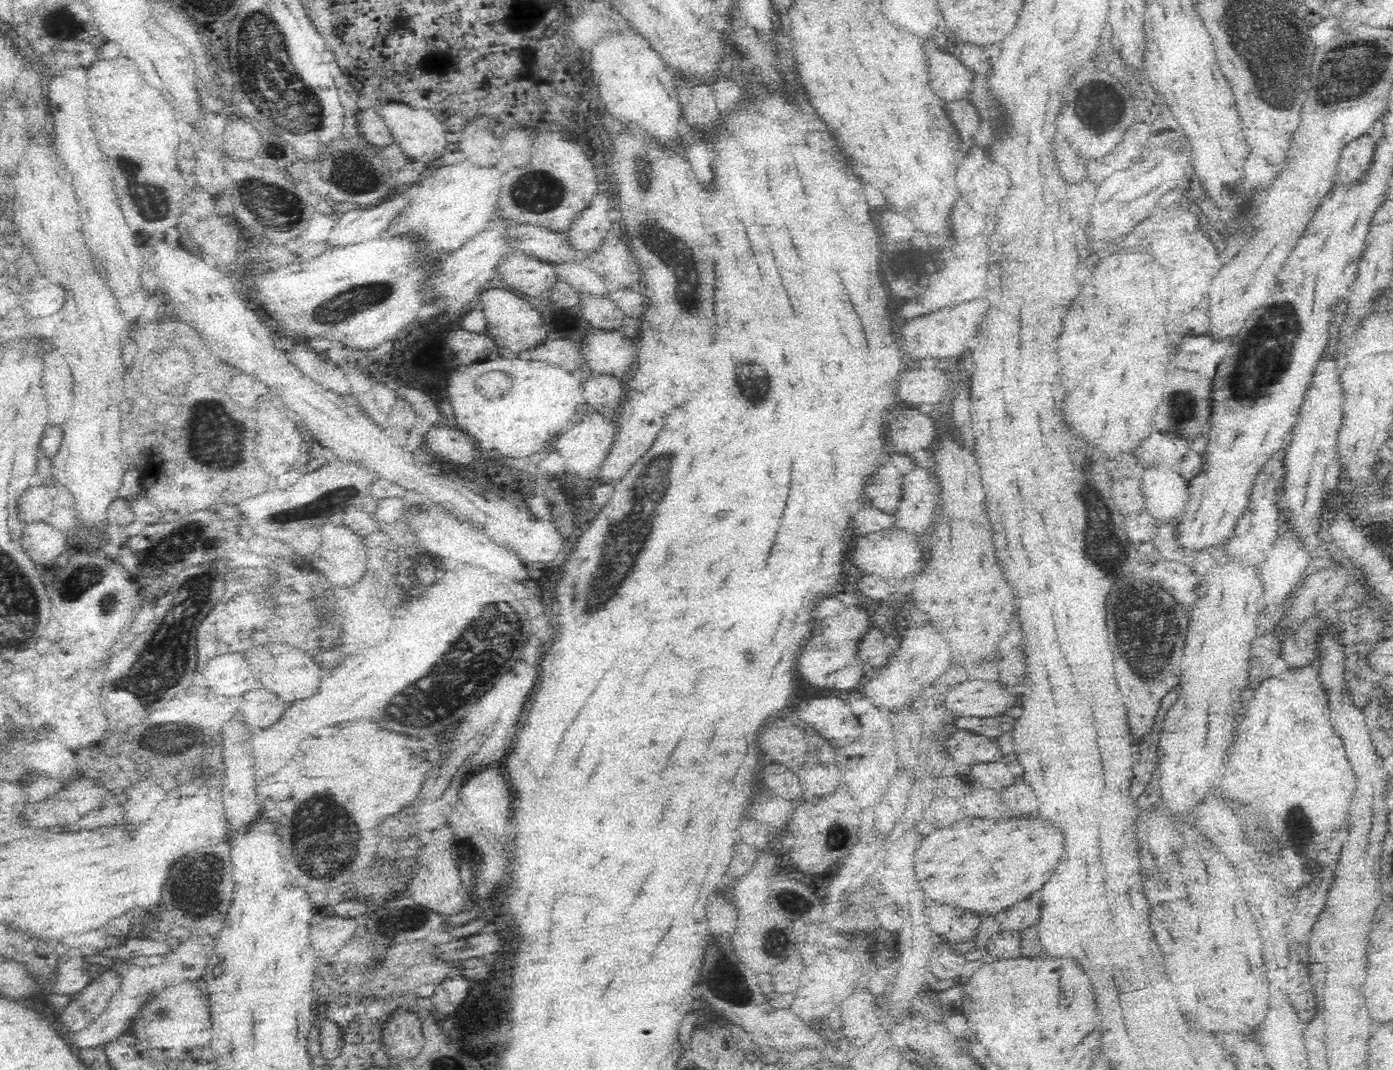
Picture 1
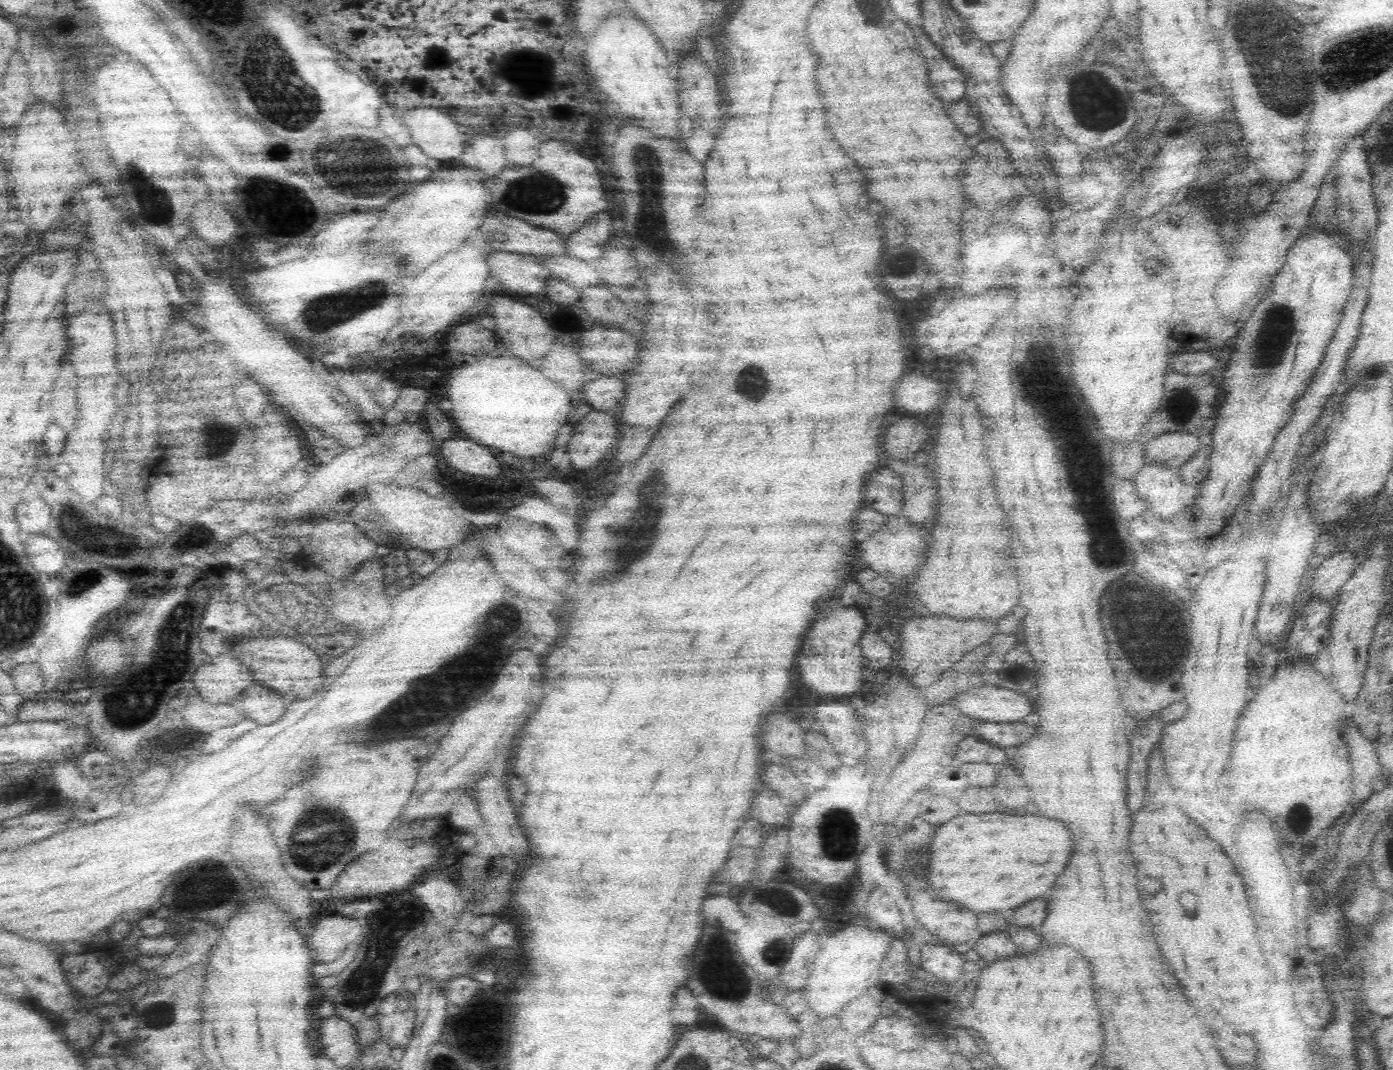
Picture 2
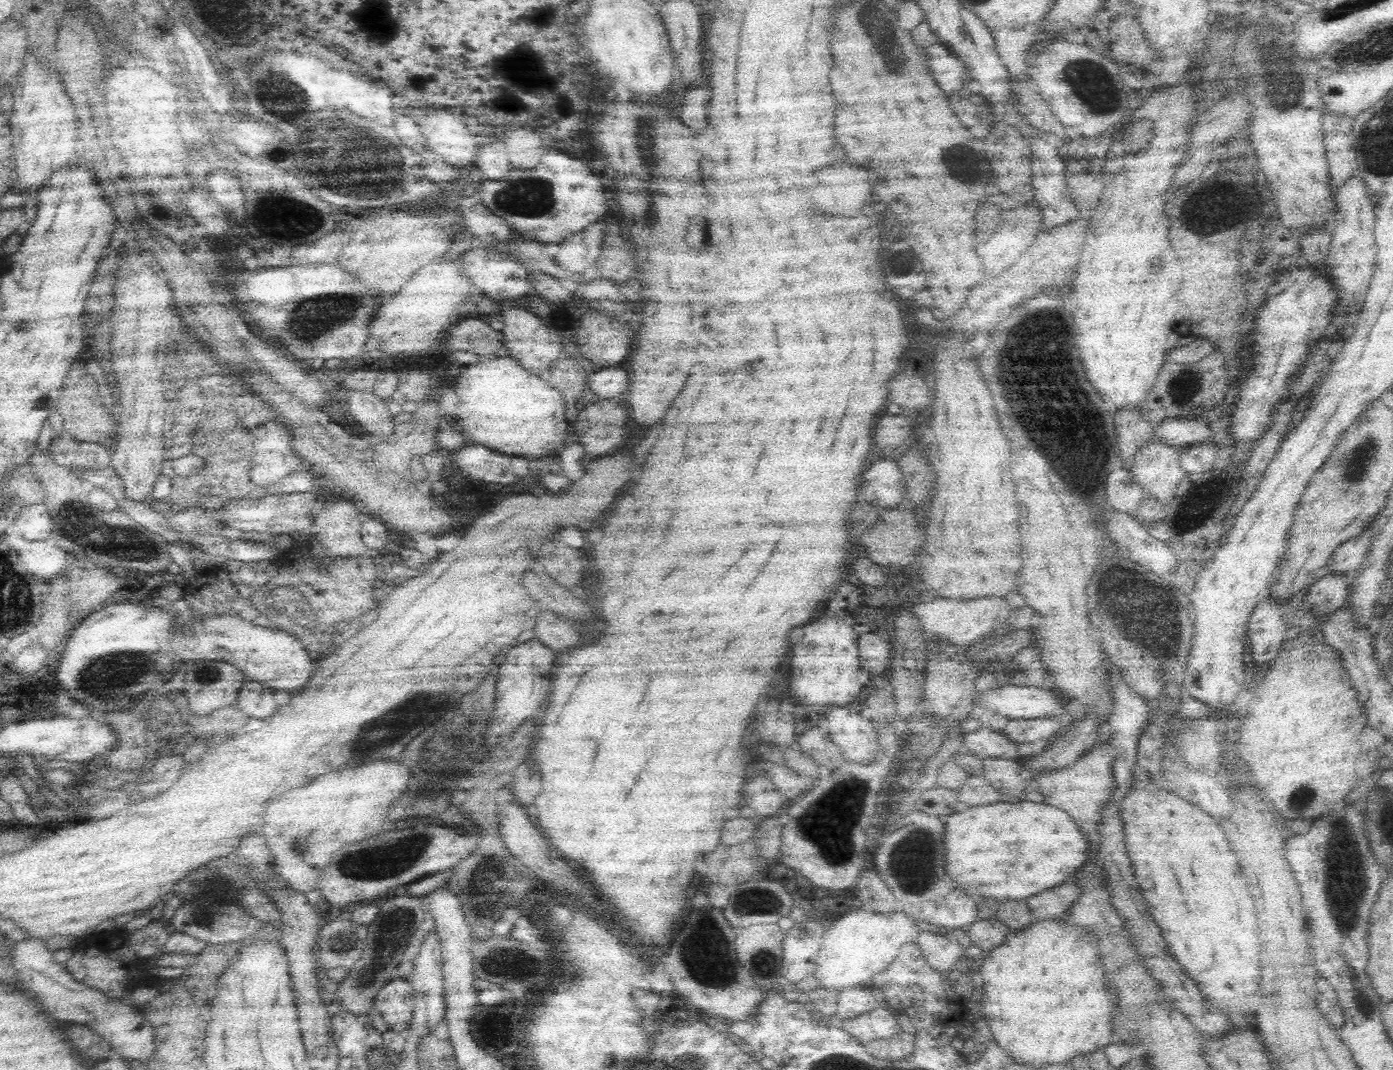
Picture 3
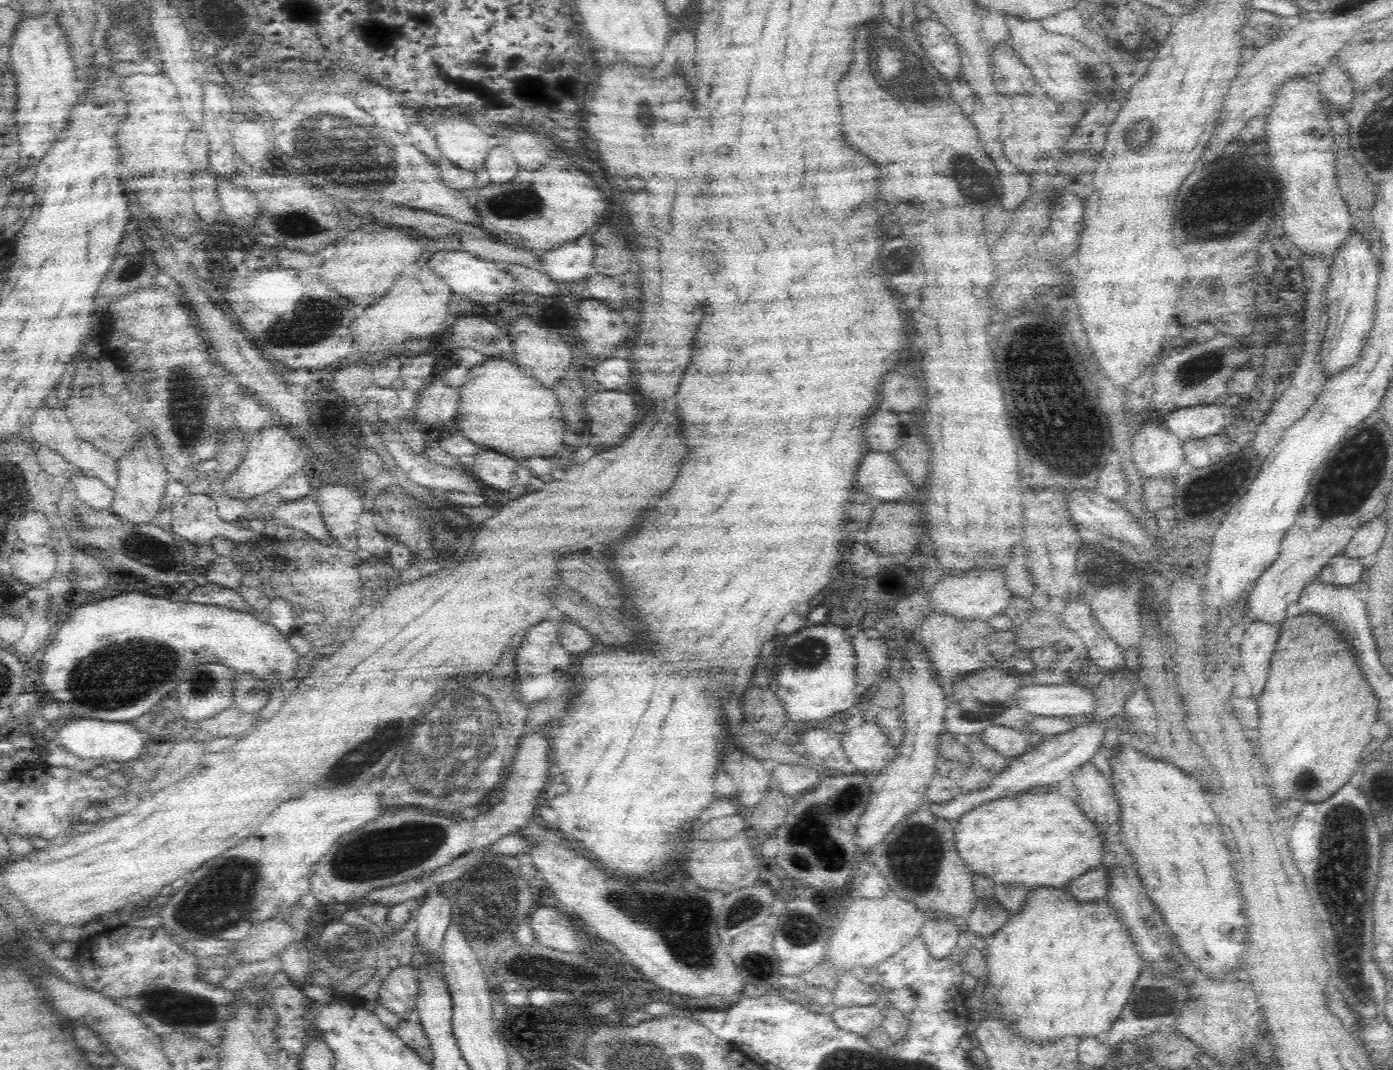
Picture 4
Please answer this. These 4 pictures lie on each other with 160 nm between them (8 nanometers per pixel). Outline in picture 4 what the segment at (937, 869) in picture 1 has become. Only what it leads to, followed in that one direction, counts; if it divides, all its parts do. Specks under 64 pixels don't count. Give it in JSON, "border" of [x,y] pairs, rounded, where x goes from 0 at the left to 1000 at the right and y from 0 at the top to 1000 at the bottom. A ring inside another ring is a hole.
{"border":[[[734,742],[732,744],[719,745],[719,748],[711,747],[699,753],[698,757],[689,763],[688,772],[685,774],[686,796],[692,809],[698,817],[704,817],[711,821],[714,826],[725,826],[734,828],[737,832],[742,830],[762,831],[768,822],[781,815],[782,811],[789,810],[791,804],[793,785],[788,781],[787,770],[784,770],[780,763],[774,759],[770,748],[765,748],[762,742]]]}

